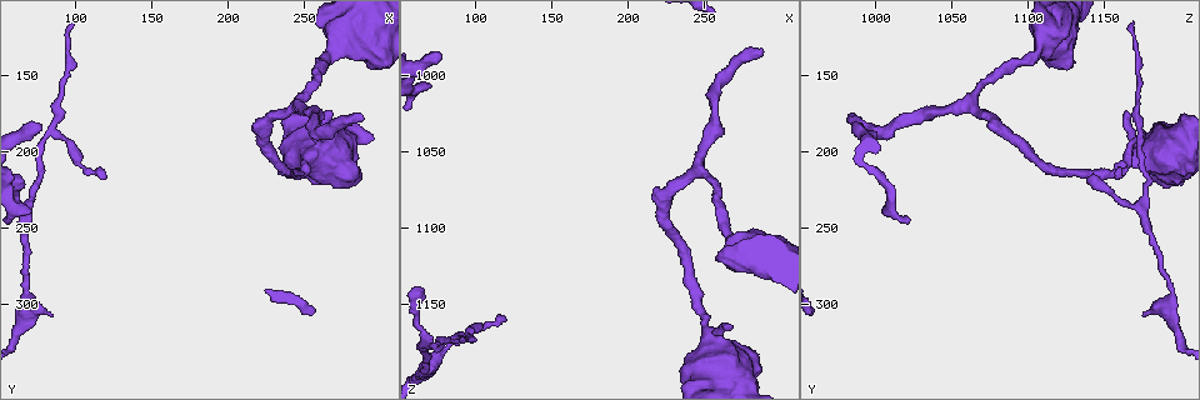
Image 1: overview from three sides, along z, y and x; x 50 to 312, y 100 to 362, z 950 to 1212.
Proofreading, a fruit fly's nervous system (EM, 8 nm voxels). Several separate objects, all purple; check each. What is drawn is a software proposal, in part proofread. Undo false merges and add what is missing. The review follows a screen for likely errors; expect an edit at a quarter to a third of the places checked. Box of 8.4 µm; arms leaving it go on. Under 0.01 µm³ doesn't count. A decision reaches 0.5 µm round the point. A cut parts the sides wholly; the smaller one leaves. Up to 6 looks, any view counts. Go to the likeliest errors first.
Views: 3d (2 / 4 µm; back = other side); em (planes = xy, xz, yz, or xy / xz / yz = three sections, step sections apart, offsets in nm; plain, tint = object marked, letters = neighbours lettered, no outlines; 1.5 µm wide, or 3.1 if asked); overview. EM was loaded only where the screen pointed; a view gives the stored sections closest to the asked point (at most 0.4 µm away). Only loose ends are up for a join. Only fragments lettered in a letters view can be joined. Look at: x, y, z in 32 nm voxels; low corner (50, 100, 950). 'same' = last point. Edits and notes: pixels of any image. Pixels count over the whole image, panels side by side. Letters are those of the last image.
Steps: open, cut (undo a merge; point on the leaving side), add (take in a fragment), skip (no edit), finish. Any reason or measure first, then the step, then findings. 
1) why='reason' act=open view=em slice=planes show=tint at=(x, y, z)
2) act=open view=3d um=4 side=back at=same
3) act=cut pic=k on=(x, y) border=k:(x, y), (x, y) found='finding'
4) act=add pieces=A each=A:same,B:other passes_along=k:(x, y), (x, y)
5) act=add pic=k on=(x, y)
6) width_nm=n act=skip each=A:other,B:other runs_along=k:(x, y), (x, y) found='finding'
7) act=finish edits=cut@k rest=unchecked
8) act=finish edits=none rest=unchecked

act=open view=em slice=xz step=8 show=plain at=(268, 172, 1164)

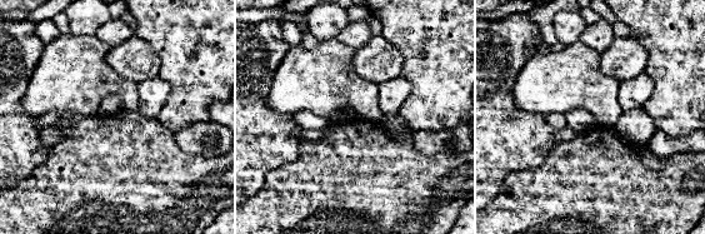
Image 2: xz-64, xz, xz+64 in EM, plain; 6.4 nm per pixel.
act=open view=em slice=xz step=8 show=letters at=same

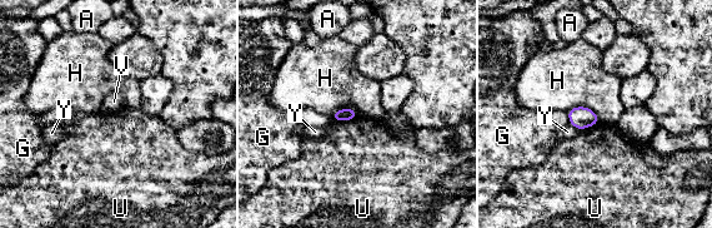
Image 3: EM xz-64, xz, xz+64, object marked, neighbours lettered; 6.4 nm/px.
width_nm=80 act=skip each=A:other,G:other,H:other,U:other,V:other,Y:other found='none of them fits'

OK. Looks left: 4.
act=open view=em slice=planes show=plain at=(74, 182, 984)

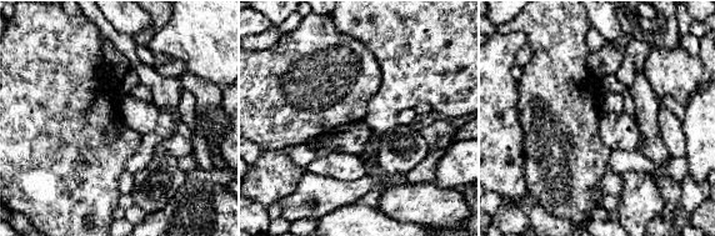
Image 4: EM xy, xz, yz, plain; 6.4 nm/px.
why='where the object lies' act=open view=em slice=planes show=tint at=same

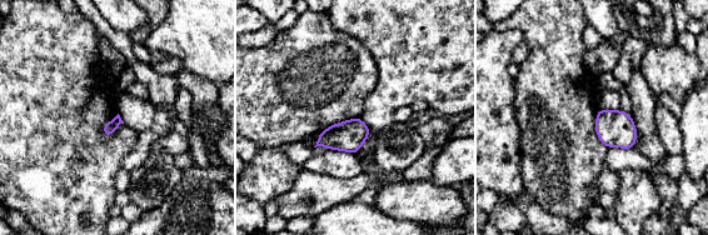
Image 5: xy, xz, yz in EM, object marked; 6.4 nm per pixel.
why='see the neighbours' act=open view=em slice=planes show=letters at=same

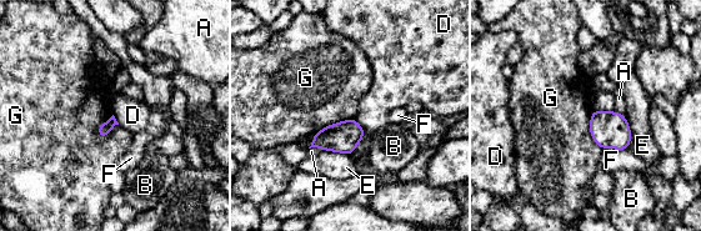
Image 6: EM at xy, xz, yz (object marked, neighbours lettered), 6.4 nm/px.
act=skip each=A:other,B:other,D:other,E:other,F:other,G:other border=6:(113, 115), (98, 129), (101, 139) found='none of them fits'

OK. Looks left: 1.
why='three-way junction' act=open view=em slice=planes show=letters at=(246, 166, 1062)

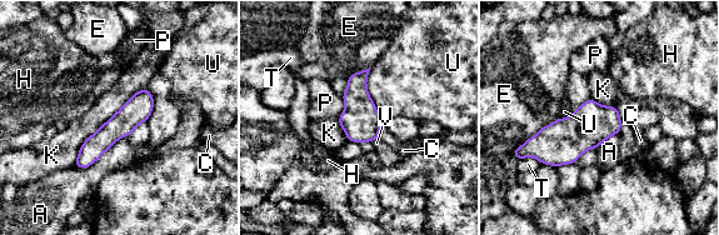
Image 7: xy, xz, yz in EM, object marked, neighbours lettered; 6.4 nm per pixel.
width_nm=180 act=skip each=A:other,C:other,E:other,H:other,K:other,P:other,T:other,U:other,V:other runs_along=7:(145, 91), (143, 100), (79, 165) found='all the same neuron'

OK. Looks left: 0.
act=finish edits=none rest=unchecked

